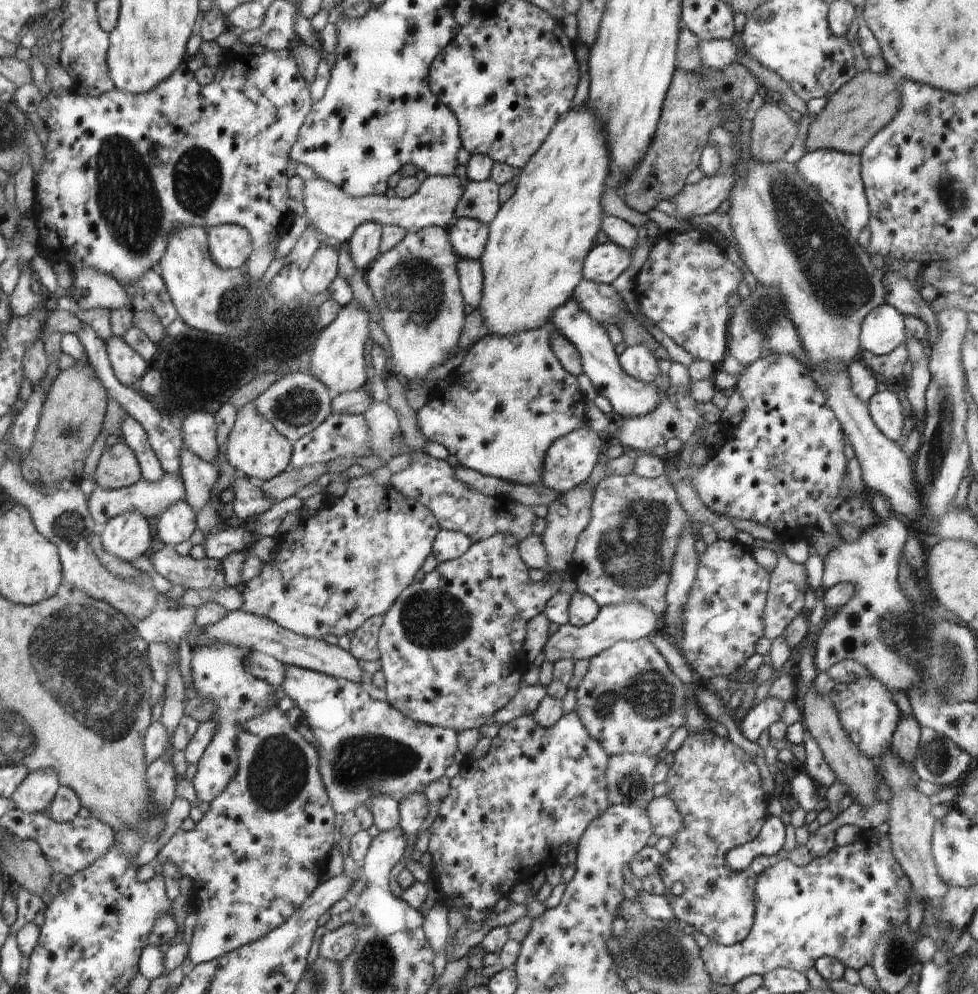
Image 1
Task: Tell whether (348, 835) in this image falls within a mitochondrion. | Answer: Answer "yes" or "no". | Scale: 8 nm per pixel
no

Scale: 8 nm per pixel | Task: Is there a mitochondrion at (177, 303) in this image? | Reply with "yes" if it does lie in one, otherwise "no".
no

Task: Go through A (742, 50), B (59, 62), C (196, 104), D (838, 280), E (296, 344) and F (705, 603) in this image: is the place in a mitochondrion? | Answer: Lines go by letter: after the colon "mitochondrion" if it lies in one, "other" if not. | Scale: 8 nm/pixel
A: other
B: other
C: other
D: mitochondrion
E: other
F: mitochondrion

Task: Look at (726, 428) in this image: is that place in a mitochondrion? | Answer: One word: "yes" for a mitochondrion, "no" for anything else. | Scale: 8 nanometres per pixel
no

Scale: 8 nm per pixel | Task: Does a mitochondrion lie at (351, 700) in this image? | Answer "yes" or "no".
no

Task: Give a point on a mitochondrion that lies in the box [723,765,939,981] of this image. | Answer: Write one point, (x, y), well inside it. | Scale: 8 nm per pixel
(893, 945)

